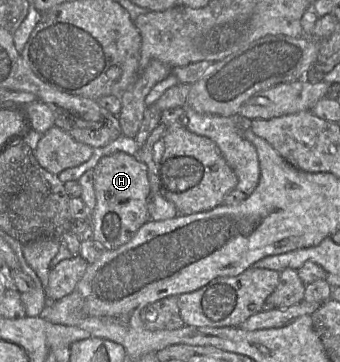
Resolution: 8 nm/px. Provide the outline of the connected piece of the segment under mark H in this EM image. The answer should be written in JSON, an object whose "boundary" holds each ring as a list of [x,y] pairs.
{"boundary":[[[119,151],[101,157],[93,170],[96,204],[90,216],[93,227],[92,239],[106,250],[115,250],[128,243],[150,220],[147,207],[147,198],[150,194],[148,168],[139,156]]]}

